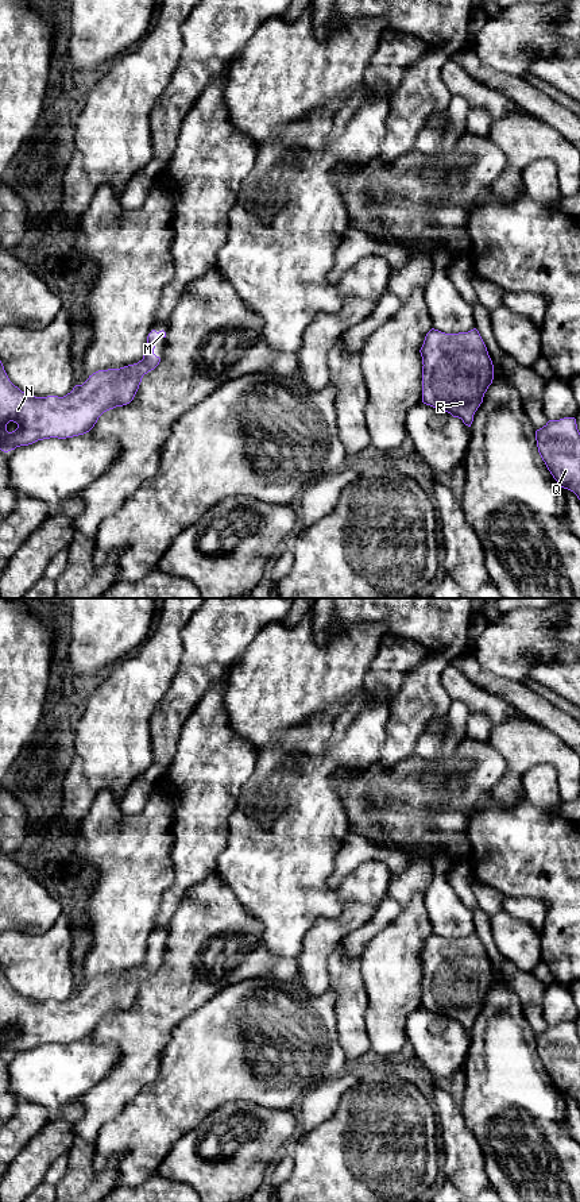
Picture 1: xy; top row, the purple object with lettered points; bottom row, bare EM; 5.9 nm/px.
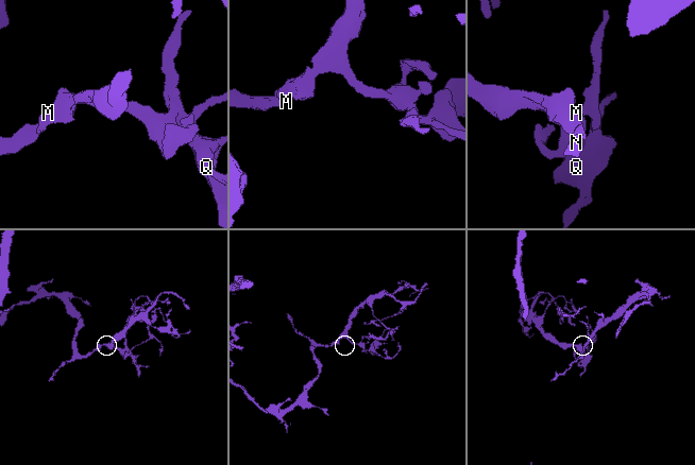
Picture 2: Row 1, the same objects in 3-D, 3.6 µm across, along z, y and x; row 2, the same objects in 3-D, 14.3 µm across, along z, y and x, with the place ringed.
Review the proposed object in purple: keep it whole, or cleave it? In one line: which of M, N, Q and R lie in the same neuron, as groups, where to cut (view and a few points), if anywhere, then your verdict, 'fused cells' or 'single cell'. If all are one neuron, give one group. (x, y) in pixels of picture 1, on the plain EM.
M N Q R | no cut | single cell

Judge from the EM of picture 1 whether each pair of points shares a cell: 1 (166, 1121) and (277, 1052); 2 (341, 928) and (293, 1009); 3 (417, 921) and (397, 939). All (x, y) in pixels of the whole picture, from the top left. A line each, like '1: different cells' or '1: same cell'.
1: same cell
2: different cells
3: same cell

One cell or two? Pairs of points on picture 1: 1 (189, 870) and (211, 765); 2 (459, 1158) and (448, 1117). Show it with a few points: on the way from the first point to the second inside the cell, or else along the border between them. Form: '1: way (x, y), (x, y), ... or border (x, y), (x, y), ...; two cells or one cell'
1: way (196, 844), (200, 835), (202, 790); one cell
2: way (459, 1148), (452, 1127); one cell

